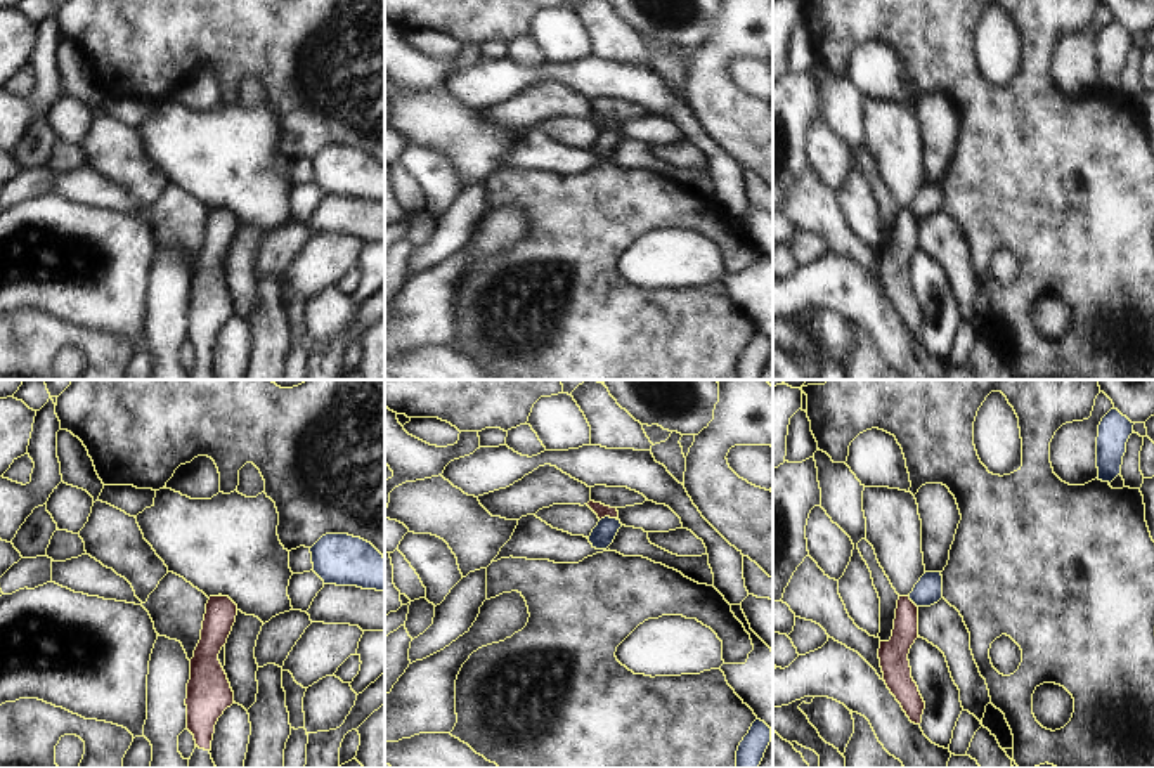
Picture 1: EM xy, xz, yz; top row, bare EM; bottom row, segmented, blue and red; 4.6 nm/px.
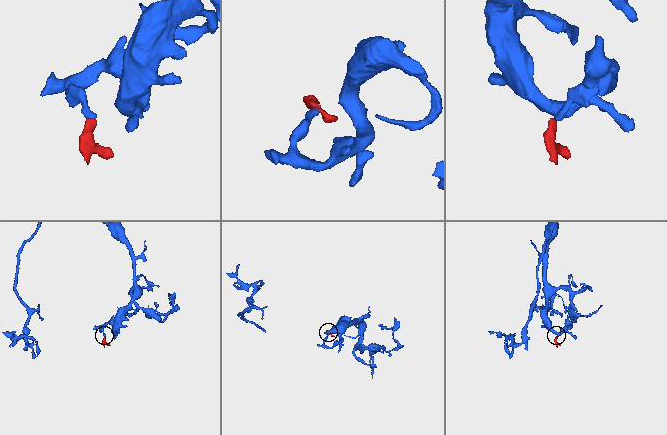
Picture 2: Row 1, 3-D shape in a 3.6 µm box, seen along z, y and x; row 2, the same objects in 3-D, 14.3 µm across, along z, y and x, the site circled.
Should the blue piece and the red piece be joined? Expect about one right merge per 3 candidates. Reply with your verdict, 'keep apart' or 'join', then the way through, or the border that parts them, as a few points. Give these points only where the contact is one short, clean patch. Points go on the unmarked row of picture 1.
keep apart; border along xz (617, 130), (605, 129), (600, 132)

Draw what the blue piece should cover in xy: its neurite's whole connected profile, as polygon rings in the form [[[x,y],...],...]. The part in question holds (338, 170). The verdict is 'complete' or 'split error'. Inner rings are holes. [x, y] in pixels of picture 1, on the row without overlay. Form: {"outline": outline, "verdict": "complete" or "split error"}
{"outline": [[[326,146],[310,165],[314,184],[324,196],[385,201],[385,168],[360,149]]], "verdict": "complete"}

